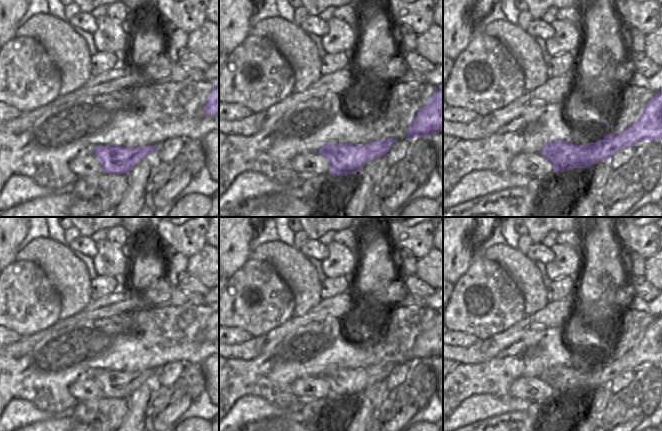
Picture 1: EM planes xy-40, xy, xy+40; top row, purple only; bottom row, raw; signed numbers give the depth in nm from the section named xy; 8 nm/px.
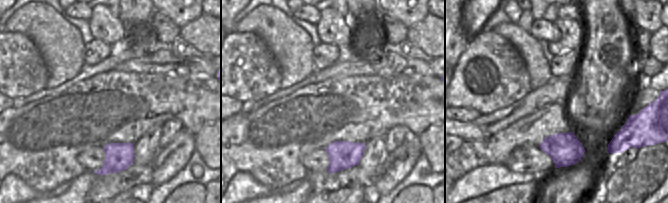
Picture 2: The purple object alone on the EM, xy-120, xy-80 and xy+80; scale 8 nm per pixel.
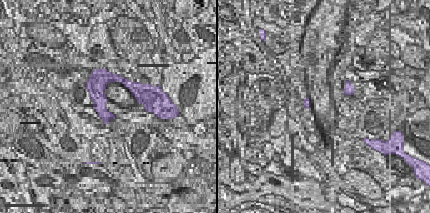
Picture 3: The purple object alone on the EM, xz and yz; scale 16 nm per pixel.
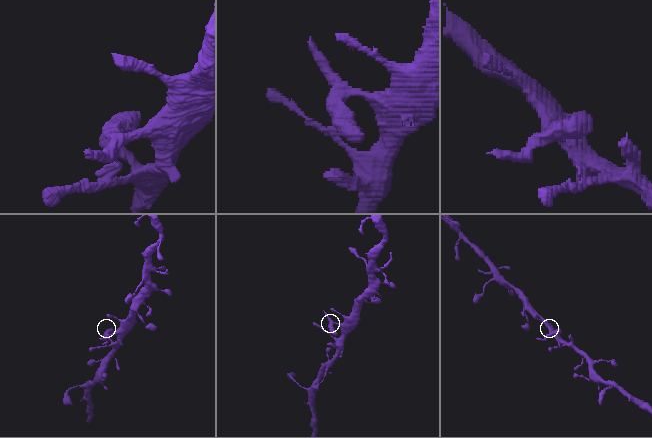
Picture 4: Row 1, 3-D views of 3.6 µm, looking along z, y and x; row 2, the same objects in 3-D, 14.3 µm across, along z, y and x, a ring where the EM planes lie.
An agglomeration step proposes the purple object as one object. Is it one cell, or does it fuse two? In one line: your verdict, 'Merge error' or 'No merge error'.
No merge error

